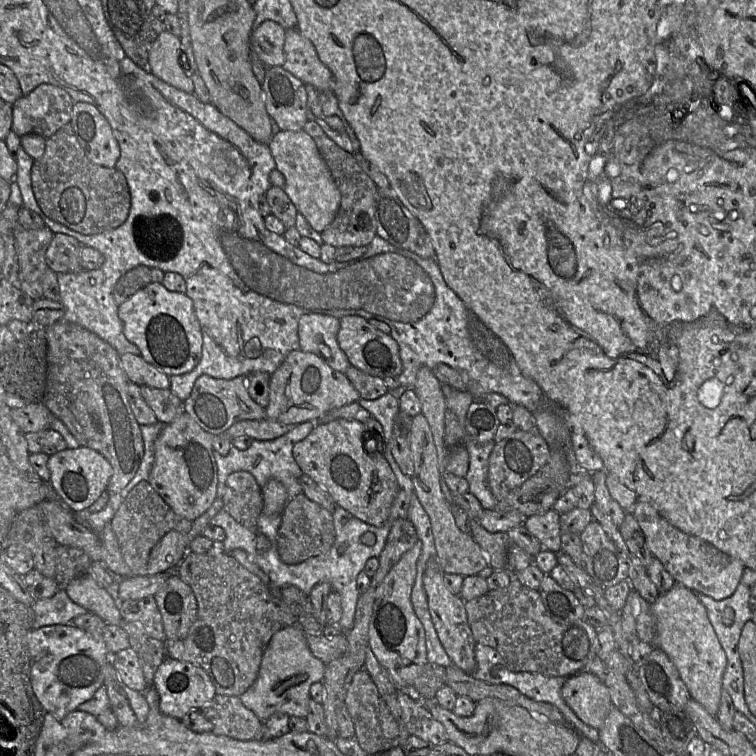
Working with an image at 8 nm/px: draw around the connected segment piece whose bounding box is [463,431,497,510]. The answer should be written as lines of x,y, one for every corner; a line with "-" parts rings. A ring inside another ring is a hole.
464,431
463,445
469,451
469,469
465,479
469,483
469,492
481,503
483,509
494,510
497,499
488,485
489,457
495,446
494,440
480,445
470,439

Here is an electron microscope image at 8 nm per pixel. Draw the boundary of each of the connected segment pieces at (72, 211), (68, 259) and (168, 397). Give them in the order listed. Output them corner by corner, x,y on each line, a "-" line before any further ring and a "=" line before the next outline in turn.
70,123
46,139
43,156
34,160
31,185
42,212
51,220
84,235
98,234
122,225
130,211
130,191
124,175
91,162
=
54,234
45,254
48,267
56,274
80,272
83,270
79,263
81,246
71,236
=
141,385
140,391
159,422
168,424
183,412
183,402
170,389

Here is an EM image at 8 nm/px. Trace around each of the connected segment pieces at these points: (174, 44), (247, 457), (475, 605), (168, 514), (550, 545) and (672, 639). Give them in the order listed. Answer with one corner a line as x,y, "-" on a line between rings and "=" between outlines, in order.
164,31
153,42
149,52
148,66
151,73
167,84
187,93
194,93
194,85
188,73
188,57
181,50
180,37
=
305,422
294,426
290,431
274,440
253,440
246,450
239,450
235,446
226,455
213,450
213,457
217,467
217,485
220,485
220,497
225,493
225,483
229,474
235,471
250,472
262,488
270,479
280,481
286,488
288,500
302,493
300,478
303,473
293,457
293,447
305,439
315,427
315,422
=
513,577
510,584
501,589
489,590
486,594
465,602
468,623
475,641
496,649
512,672
533,672
549,677
570,677
597,657
597,630
583,620
557,623
547,613
538,590
533,590
=
148,480
140,481
129,492
110,521
122,556
131,573
136,576
146,574
150,553
165,534
170,531
188,534
191,530
192,522
177,515
151,486
=
553,508
526,517
524,526
540,541
543,549
554,553
561,550
560,514
=
676,583
669,591
658,595
650,604
650,610
656,624
653,645
663,650
676,666
691,698
716,717
727,657
709,621
706,608
692,590

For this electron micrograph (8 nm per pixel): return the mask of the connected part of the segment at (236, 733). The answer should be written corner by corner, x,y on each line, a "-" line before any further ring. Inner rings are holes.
216,695
199,711
211,722
213,734
235,740
253,740
255,733
263,724
242,704
239,697

